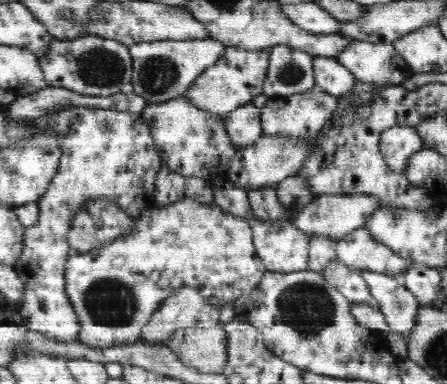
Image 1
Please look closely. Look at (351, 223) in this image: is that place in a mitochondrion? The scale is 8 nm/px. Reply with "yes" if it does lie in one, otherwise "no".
no

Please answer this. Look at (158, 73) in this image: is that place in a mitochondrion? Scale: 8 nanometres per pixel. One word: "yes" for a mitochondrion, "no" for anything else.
yes

